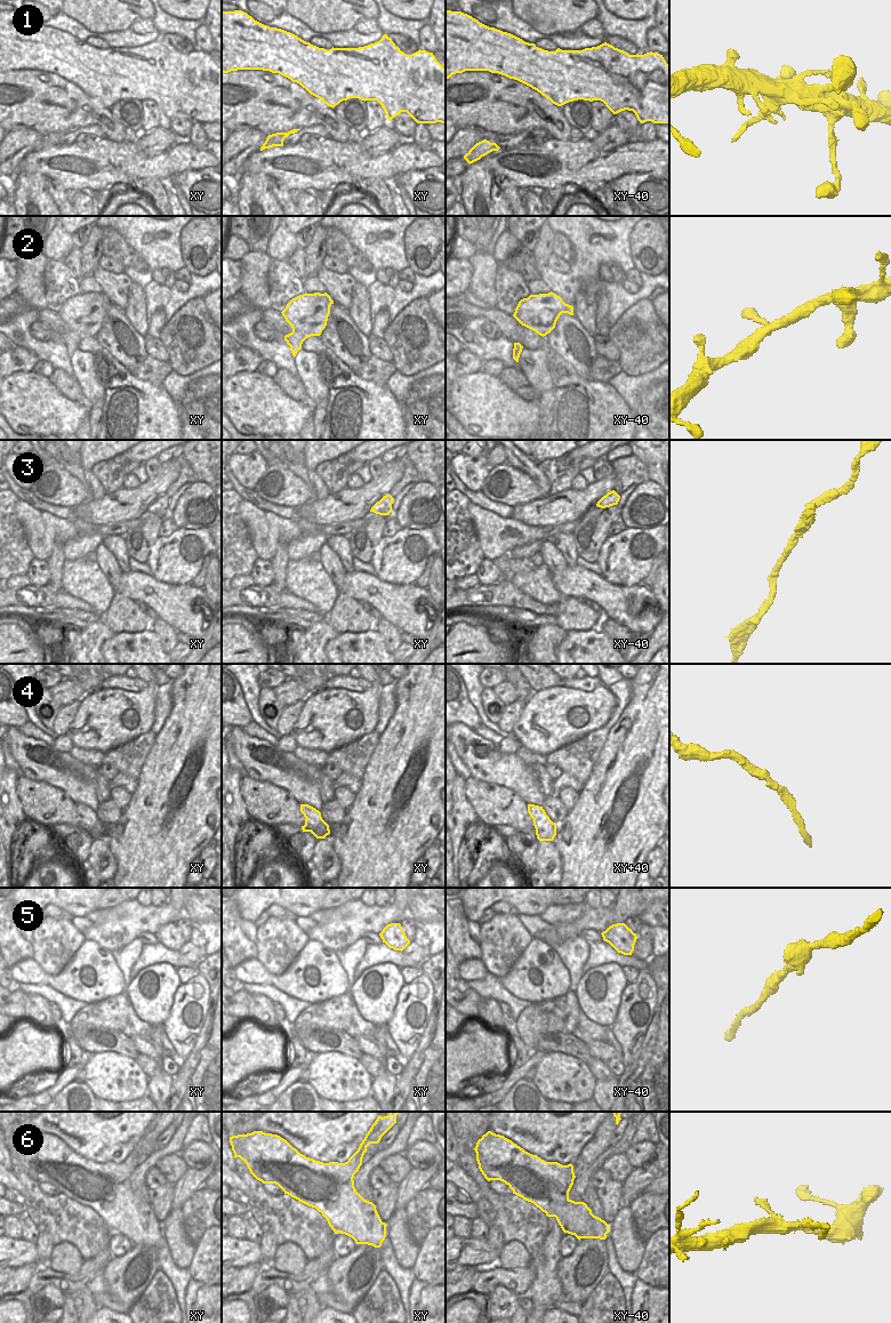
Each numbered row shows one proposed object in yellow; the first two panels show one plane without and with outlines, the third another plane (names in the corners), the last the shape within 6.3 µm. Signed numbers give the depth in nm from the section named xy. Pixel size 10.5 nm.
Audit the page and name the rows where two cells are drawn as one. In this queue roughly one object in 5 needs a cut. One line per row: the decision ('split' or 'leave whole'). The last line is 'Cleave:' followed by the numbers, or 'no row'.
1: leave whole
2: leave whole
3: leave whole
4: leave whole
5: leave whole
6: split
Cleave: 6

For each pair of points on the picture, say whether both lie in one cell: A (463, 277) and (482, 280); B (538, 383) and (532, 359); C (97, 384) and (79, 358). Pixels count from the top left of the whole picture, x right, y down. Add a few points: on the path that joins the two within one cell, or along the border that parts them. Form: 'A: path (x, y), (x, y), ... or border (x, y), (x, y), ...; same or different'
A: border (467, 259), (472, 266), (472, 279), (468, 289); different
B: path (538, 377), (535, 365); same
C: path (90, 377), (83, 365); same

